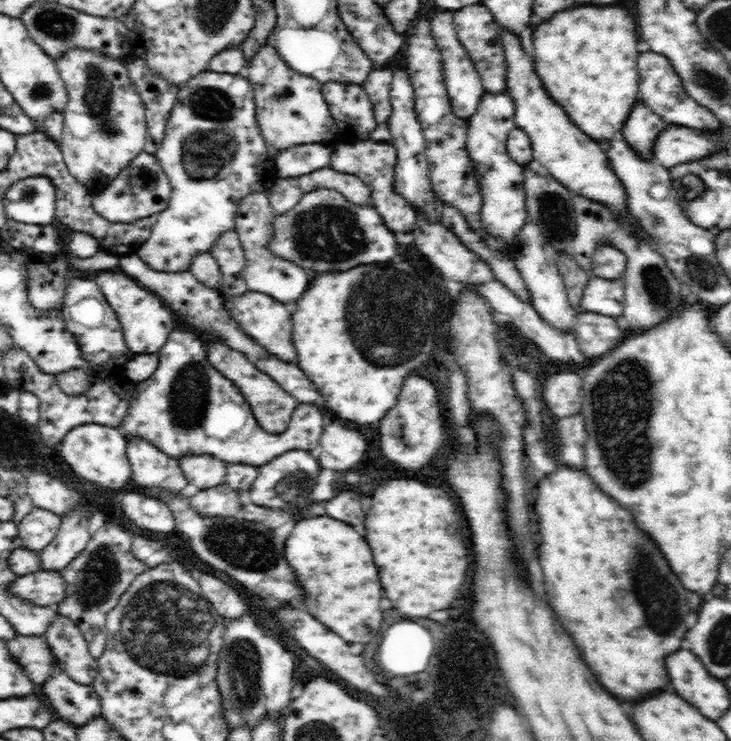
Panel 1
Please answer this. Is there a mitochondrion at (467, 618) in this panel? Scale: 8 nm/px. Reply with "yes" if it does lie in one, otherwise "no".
no

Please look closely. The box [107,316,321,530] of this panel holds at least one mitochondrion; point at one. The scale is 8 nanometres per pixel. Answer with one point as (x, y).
(188, 396)

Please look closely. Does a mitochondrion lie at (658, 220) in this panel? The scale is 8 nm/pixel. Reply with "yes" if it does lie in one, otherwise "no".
yes

